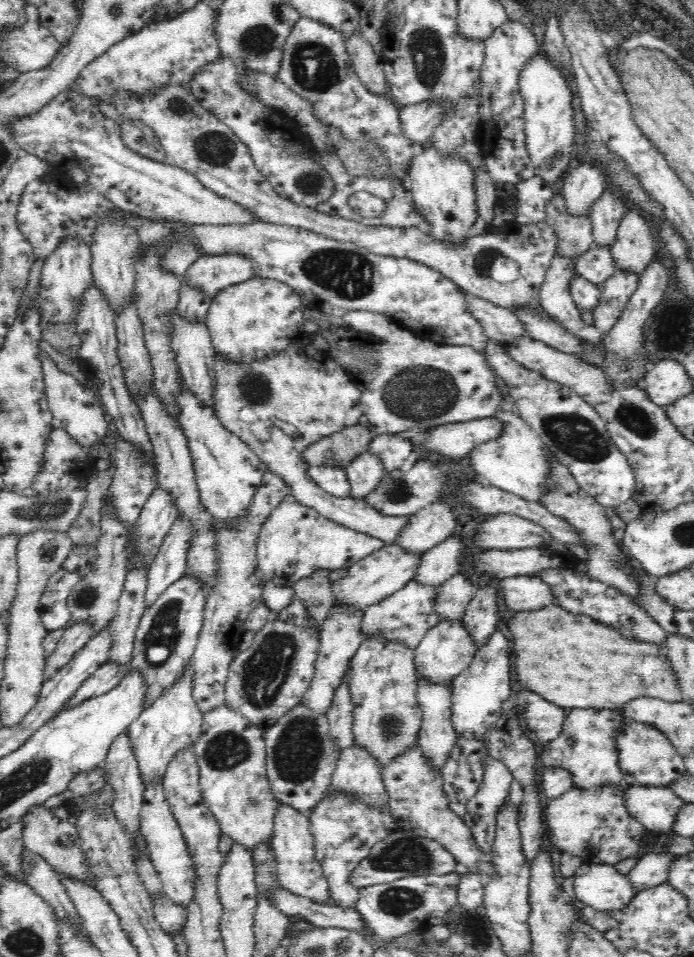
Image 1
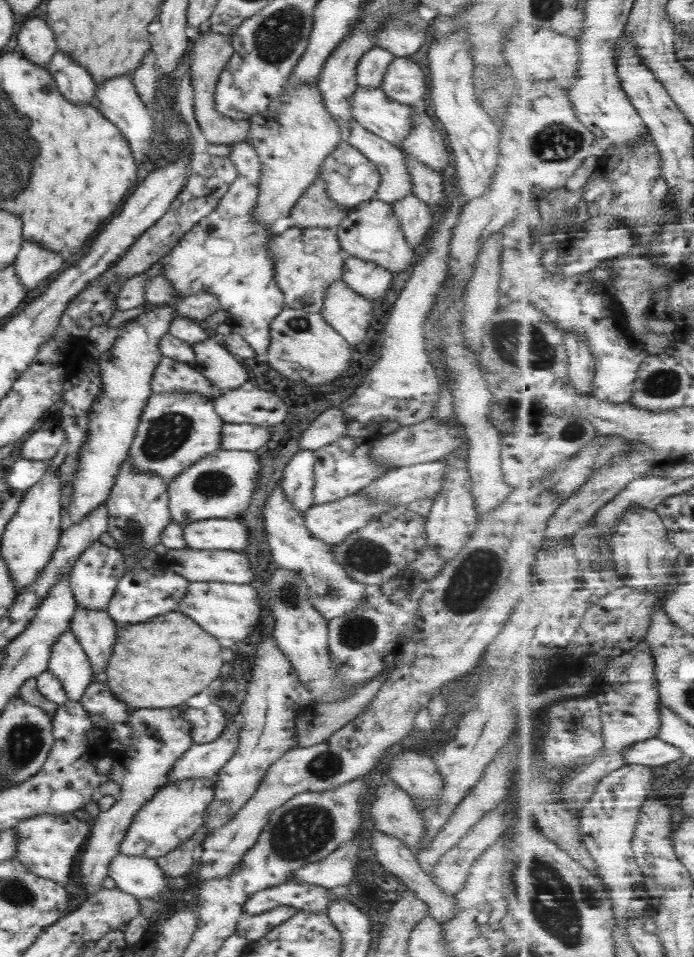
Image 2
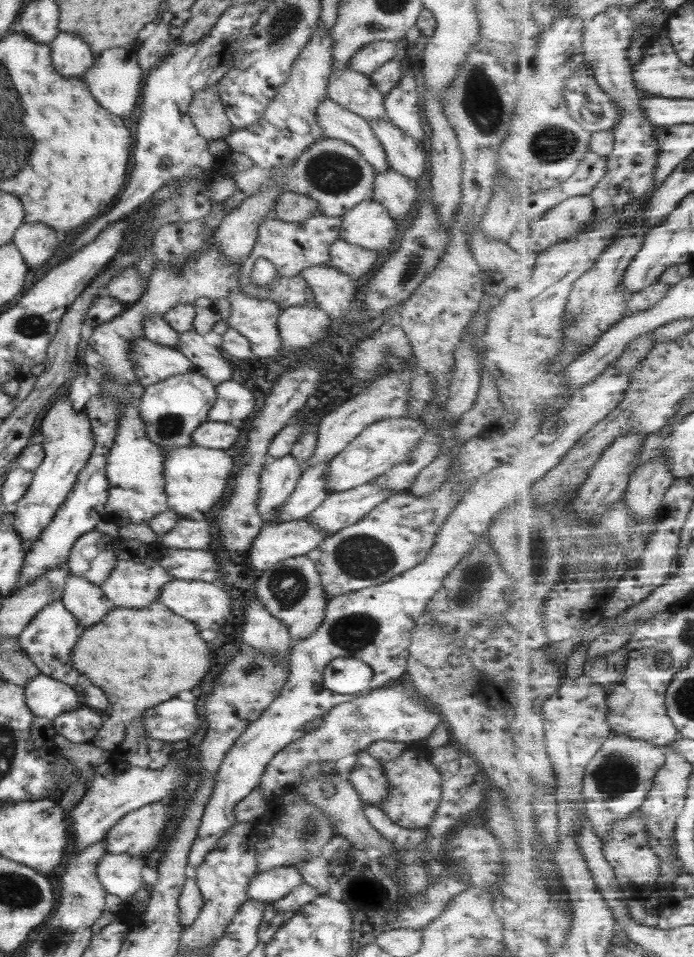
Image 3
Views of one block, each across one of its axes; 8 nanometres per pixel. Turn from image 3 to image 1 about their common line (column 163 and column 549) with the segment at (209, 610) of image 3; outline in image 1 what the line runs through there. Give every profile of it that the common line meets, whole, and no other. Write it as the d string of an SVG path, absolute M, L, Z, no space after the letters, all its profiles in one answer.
M517 576L501 580L500 594L504 595L510 611L527 612L543 610L557 604L550 585L538 576Z

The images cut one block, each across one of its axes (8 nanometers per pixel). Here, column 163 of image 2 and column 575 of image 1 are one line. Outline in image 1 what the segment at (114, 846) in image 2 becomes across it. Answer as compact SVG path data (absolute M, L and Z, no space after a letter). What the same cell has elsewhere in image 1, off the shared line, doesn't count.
M569 710L560 736L544 744L542 762L546 767L562 765L572 773L574 785L584 789L606 783L620 785L623 776L618 764L616 734L624 720L625 716L615 710Z

